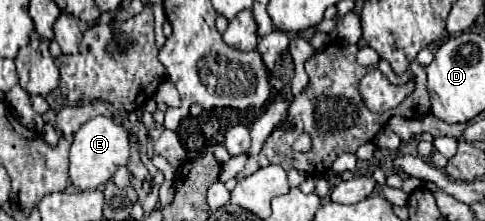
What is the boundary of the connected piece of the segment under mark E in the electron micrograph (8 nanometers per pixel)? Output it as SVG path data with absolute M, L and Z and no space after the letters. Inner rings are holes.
M95 116L87 124L83 124L75 134L69 150L69 176L73 180L73 186L77 190L95 190L103 186L109 178L113 178L119 166L129 164L129 146L135 138L137 136L123 124L117 124L107 116Z

